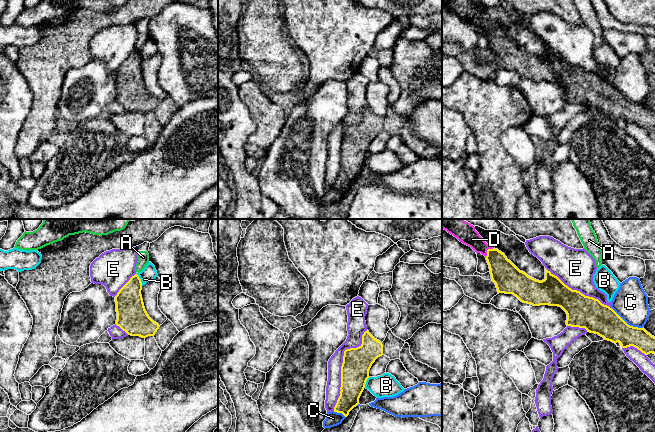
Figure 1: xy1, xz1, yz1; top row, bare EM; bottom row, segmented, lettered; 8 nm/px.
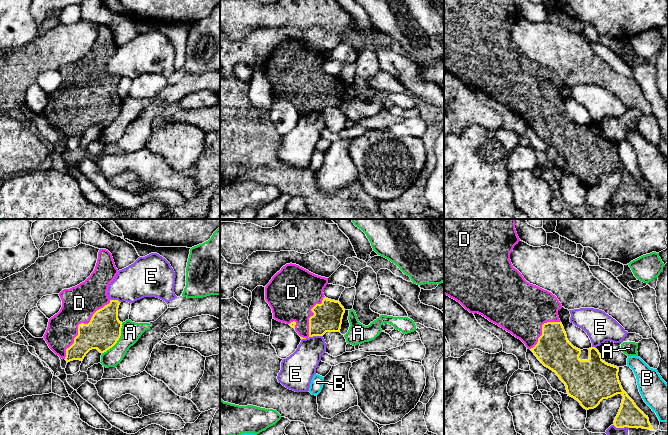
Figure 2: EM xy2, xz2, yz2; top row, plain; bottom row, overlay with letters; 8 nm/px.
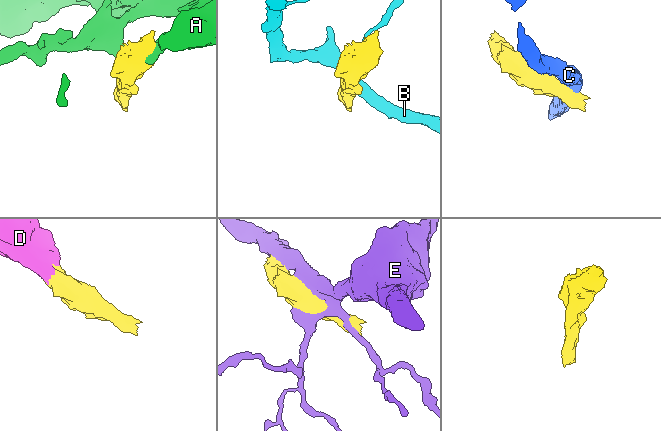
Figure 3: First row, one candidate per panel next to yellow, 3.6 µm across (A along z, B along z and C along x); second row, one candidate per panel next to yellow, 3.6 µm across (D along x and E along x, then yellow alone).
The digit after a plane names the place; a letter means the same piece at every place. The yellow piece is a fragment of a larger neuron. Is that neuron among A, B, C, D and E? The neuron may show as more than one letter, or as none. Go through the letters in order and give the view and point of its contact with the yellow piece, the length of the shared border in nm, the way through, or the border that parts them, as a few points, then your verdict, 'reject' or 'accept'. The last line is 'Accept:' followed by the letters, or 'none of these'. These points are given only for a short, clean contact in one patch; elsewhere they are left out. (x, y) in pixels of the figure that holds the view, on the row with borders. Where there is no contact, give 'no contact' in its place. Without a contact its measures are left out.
A: contact xy2 (118, 339); length 300 nm; border xy2 (122, 323), (119, 339), (102, 353); reject
B: contact xy1 (140, 279); length 120 nm; reject
C: contact yz1 (626, 323); length 300 nm; border yz1 (611, 307), (628, 324), (642, 328); reject
D: contact xy2 (79, 324); length 600 nm; accept
E: contact xz1 (342, 365); length 700 nm; reject
Accept: D

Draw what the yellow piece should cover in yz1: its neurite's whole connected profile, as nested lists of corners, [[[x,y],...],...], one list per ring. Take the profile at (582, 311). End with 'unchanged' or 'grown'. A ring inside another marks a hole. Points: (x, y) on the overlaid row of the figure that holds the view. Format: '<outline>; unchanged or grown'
[[[442,219],[442,228],[486,257],[498,293],[513,294],[533,306],[561,307],[567,314],[567,326],[585,328],[604,340],[619,342],[621,348],[633,346],[645,355],[655,354],[655,337],[644,328],[628,325],[612,308],[572,290],[546,268],[542,281],[528,276],[504,253],[488,245],[470,223],[463,219]]]; grown

